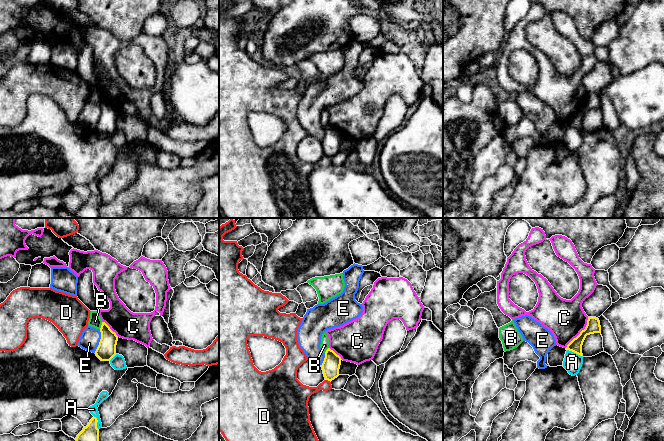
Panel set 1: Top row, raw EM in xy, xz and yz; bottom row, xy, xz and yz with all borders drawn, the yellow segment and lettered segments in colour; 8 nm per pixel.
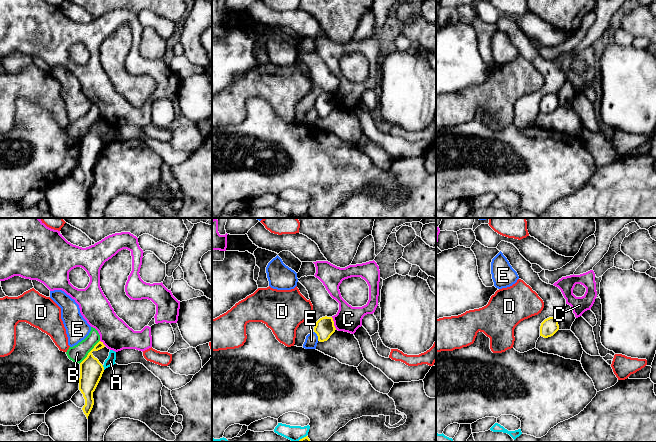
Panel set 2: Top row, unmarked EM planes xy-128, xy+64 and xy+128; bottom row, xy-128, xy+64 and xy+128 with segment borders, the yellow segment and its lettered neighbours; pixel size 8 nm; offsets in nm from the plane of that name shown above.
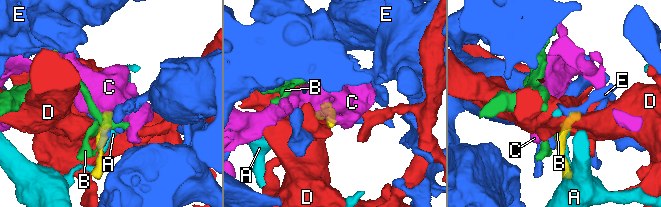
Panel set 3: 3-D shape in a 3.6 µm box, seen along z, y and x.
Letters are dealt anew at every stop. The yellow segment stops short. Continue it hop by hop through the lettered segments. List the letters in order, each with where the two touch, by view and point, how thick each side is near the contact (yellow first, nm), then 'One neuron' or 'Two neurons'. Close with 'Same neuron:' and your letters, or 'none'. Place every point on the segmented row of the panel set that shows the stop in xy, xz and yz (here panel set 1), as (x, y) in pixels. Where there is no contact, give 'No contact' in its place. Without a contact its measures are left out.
A: Touches yellow at yz (575, 352). Thickness 100 nm (yellow) against 150 nm. Two neurons
B: Touches yellow at xy (101, 326). Thickness 160 nm (yellow) against 100 nm. Two neurons
C: Touches yellow at yz (580, 332). Thickness 110 nm (yellow) against 300 nm. Two neurons
D: Touches yellow at xz (327, 379). Thickness 140 nm (yellow) against 160 nm. Two neurons
E: Touches yellow at xy (100, 341). Thickness 160 nm (yellow) against 160 nm. Two neurons
Same neuron: none

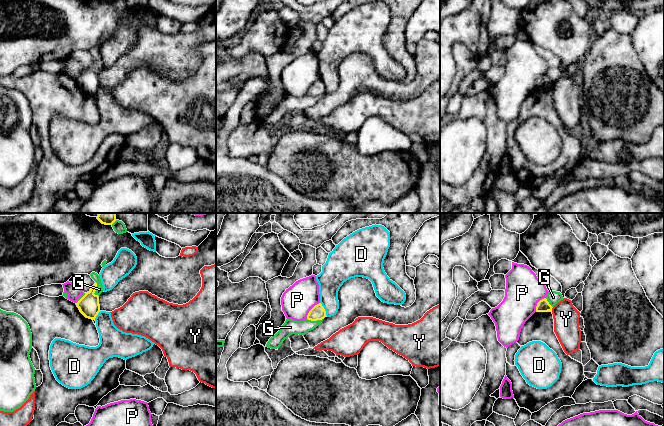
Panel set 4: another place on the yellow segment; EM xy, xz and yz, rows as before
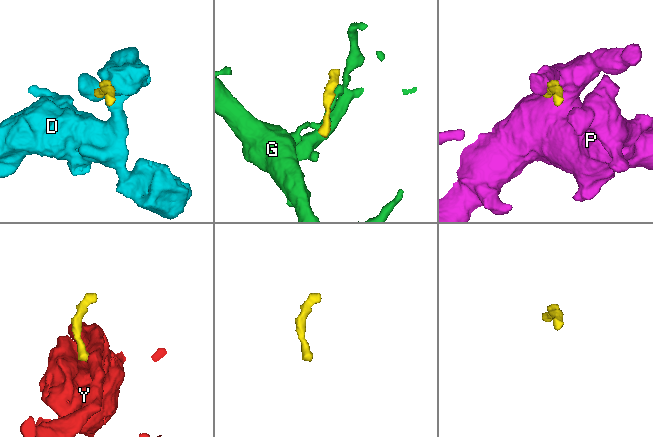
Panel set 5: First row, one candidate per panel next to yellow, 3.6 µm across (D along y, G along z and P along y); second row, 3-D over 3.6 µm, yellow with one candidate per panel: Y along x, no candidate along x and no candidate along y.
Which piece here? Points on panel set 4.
D: Touches yellow at xz (324, 309). Thickness 120 nm (yellow) against 200 nm. Two neurons
G: Touches yellow at xy (95, 290). Thickness 160 nm (yellow) against 60 nm. Two neurons
P: Touches yellow at xz (310, 310). Thickness 120 nm (yellow) against 240 nm. Two neurons
Y: Touches yellow at yz (551, 309). Thickness 100 nm (yellow) against 200 nm. Two neurons
Same neuron: none

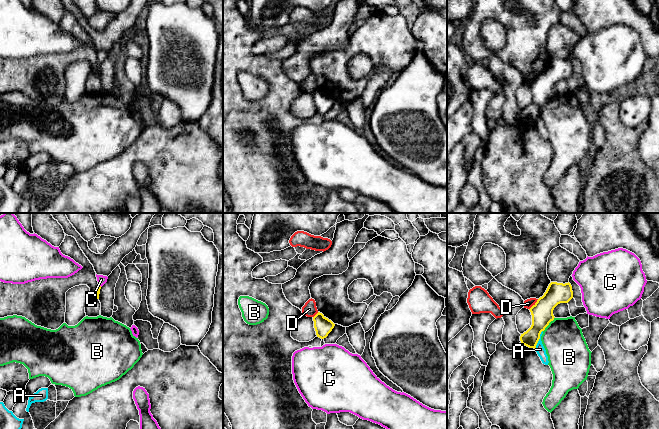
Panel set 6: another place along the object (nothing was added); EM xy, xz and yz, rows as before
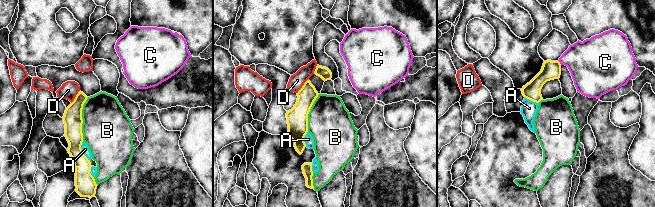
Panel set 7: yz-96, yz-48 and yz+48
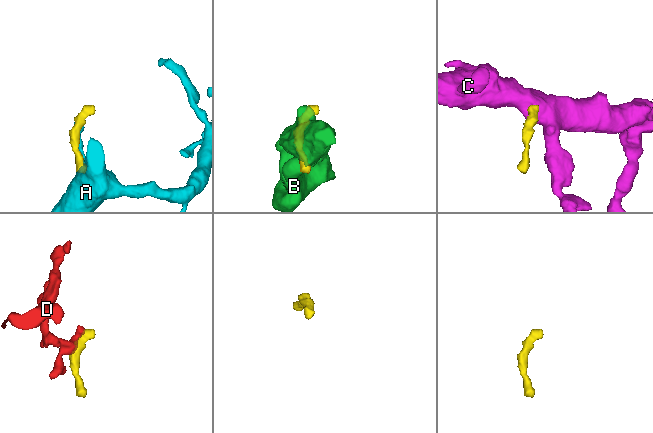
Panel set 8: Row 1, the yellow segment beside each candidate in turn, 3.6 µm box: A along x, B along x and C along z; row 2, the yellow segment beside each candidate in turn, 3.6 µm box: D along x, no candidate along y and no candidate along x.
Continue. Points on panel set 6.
A: Touches yellow at yz (539, 338). Thickness 180 nm (yellow) against 70 nm. Two neurons
B: Touches yellow at yz (548, 324). Thickness 180 nm (yellow) against 320 nm. Two neurons
C: Touches yellow at xy (100, 286). Thickness 30 nm (yellow) against 70 nm. One neuron
D: Touches yellow at yz (535, 304). Thickness 180 nm (yellow) against 70 nm. Two neurons
Same neuron: C

